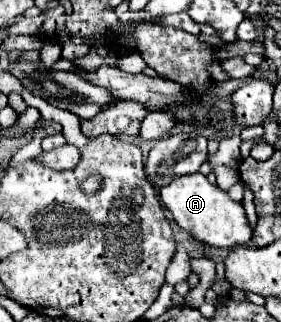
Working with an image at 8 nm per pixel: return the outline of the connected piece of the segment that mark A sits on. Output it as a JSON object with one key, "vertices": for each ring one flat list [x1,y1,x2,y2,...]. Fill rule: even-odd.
{"vertices":[[201,172,173,178,167,186,161,188,159,196,163,206,173,214,173,220,203,244,213,248,235,248,249,244,253,230,247,222,241,202,231,200,227,192,213,186]]}

